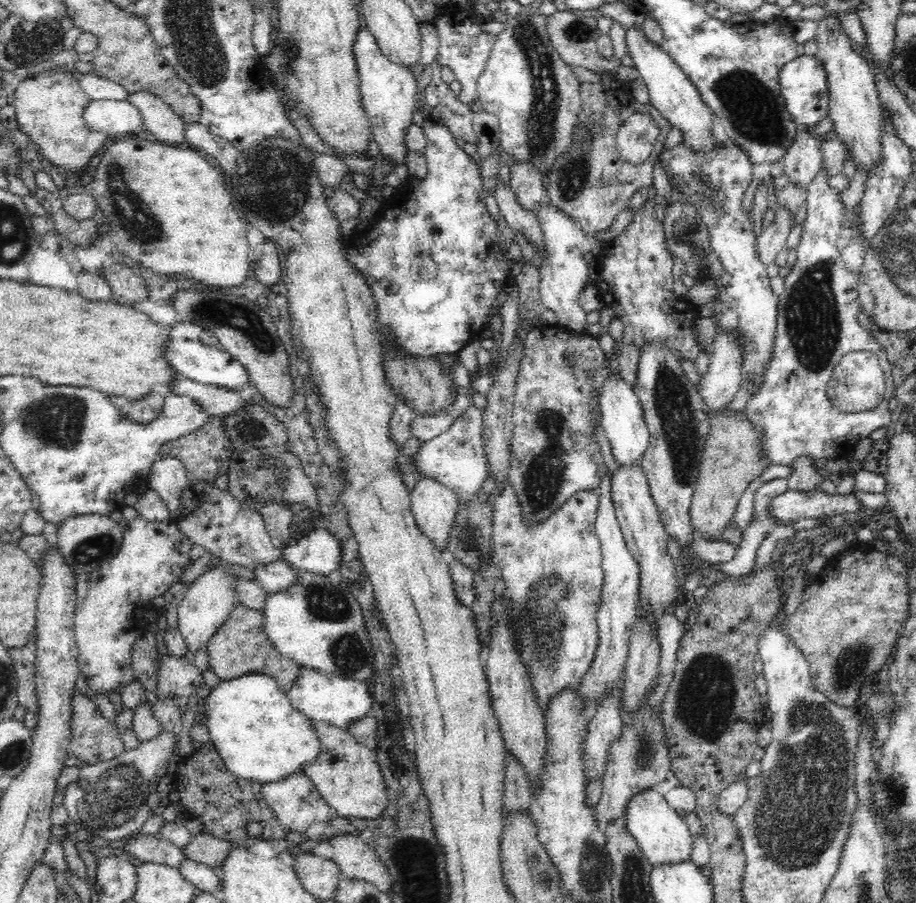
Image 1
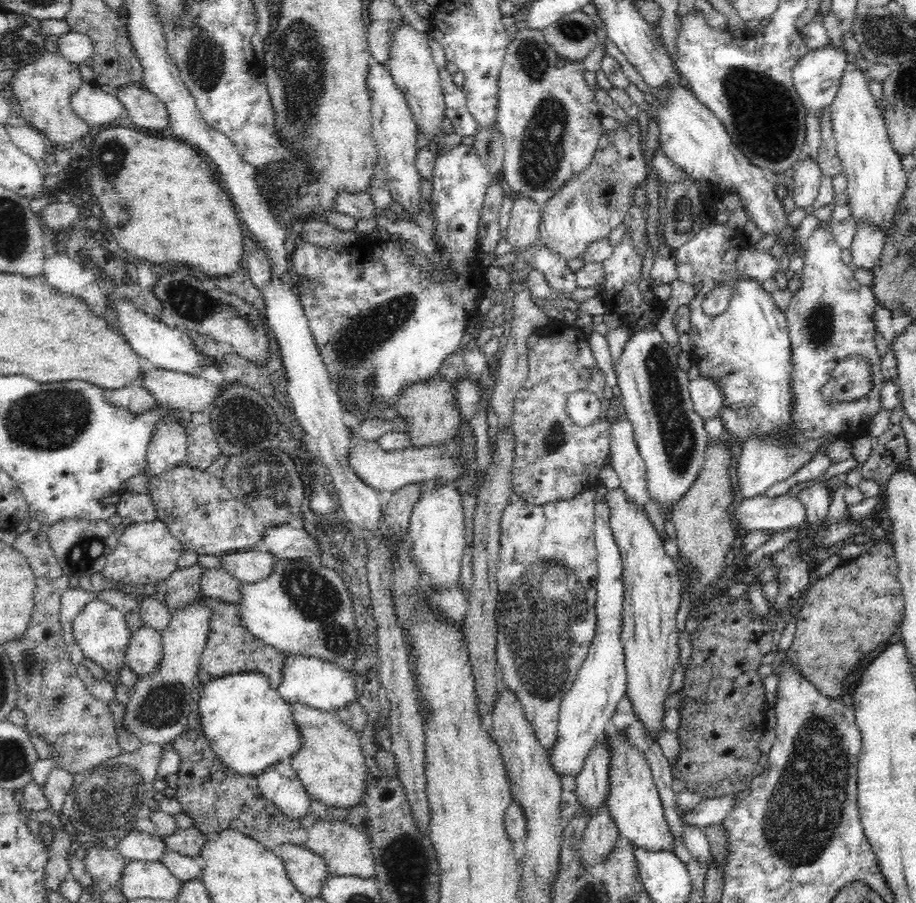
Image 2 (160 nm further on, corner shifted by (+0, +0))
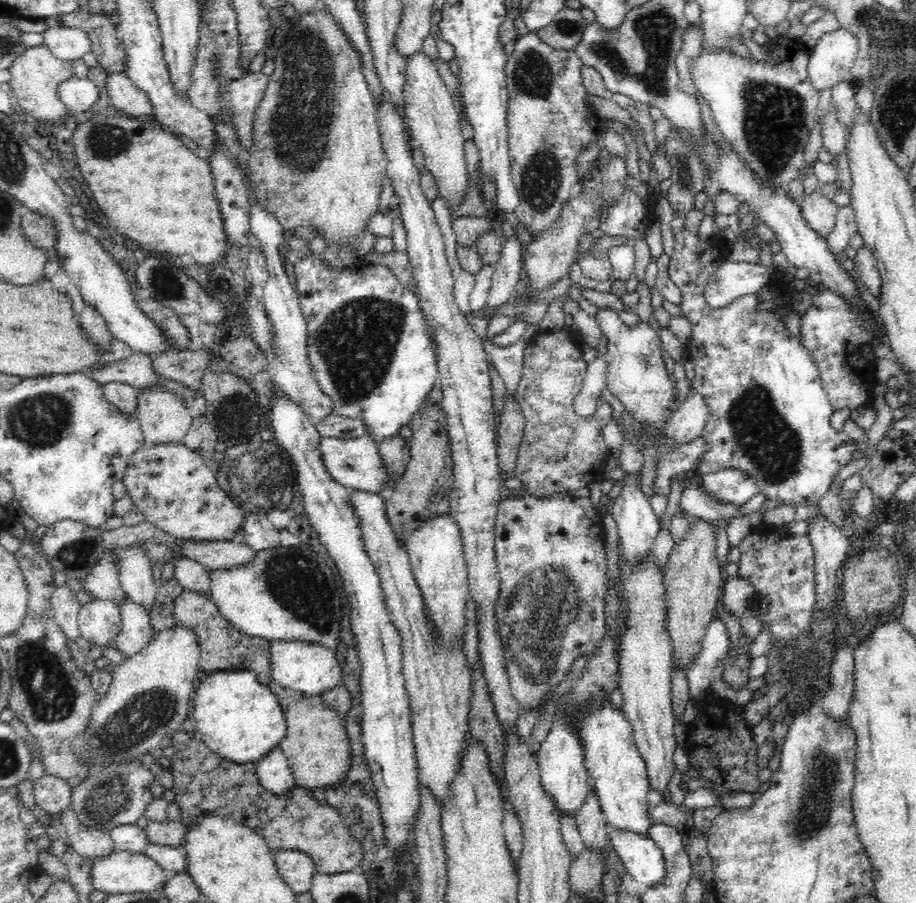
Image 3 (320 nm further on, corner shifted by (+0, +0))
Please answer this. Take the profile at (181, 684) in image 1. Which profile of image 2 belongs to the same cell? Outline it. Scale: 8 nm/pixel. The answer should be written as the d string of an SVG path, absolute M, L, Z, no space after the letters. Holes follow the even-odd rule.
M148 625L132 631L126 647L125 664L136 674L149 675L159 663L162 648L161 632Z

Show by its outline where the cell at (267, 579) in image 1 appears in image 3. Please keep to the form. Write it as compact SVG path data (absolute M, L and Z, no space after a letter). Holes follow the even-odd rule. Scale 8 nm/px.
M184 540L178 542L184 551L184 556L195 560L198 564L208 569L227 569L230 567L241 567L249 563L255 552L252 547L244 545L241 541L220 540L217 543L187 543Z

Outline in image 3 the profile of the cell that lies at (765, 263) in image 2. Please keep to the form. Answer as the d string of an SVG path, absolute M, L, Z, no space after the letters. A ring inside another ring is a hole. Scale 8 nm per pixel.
M724 261L708 278L704 288L705 302L720 311L734 300L769 285L772 273L770 269L752 262Z

